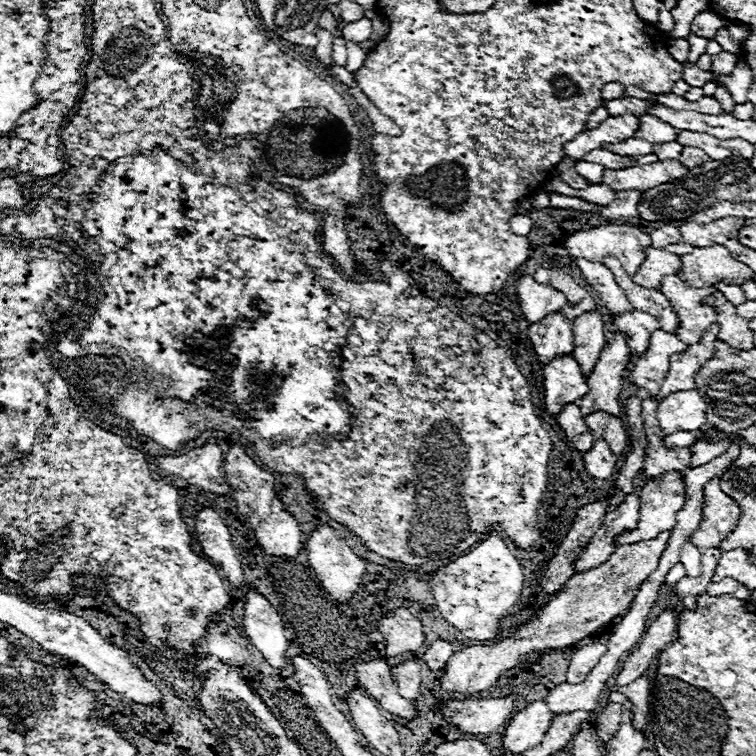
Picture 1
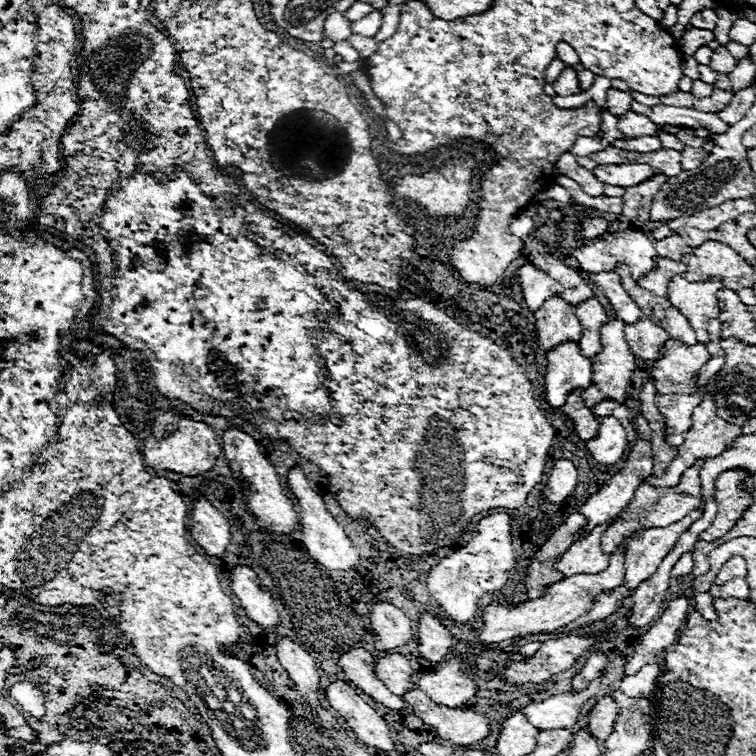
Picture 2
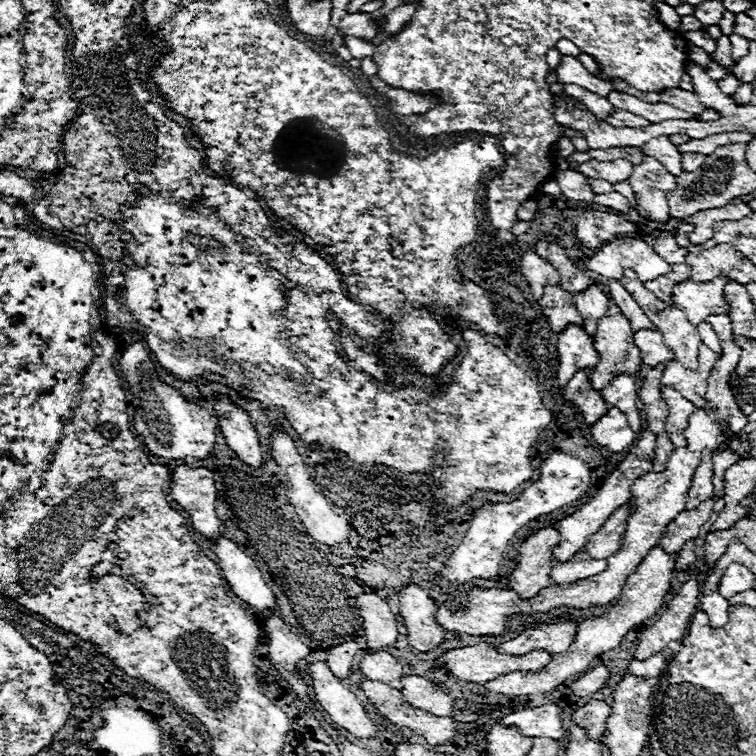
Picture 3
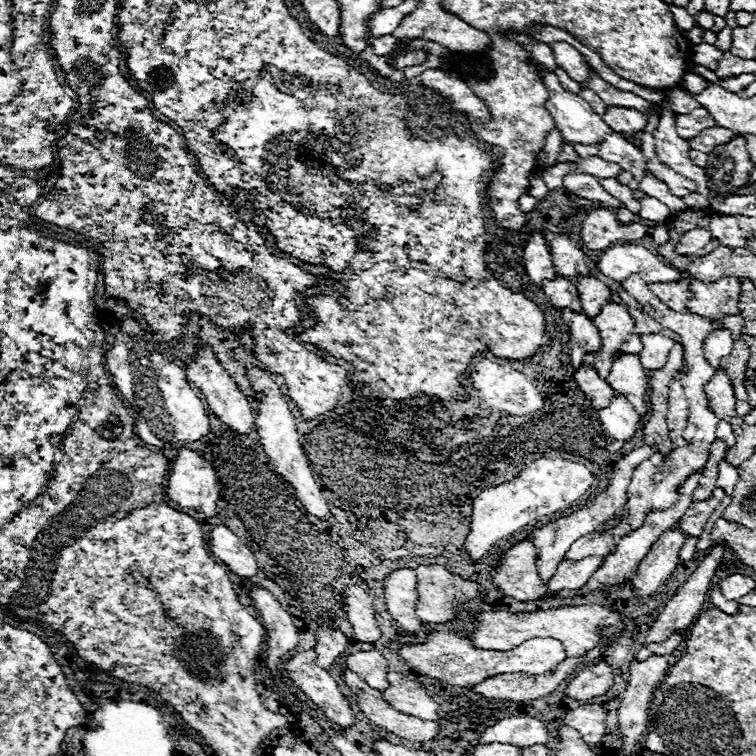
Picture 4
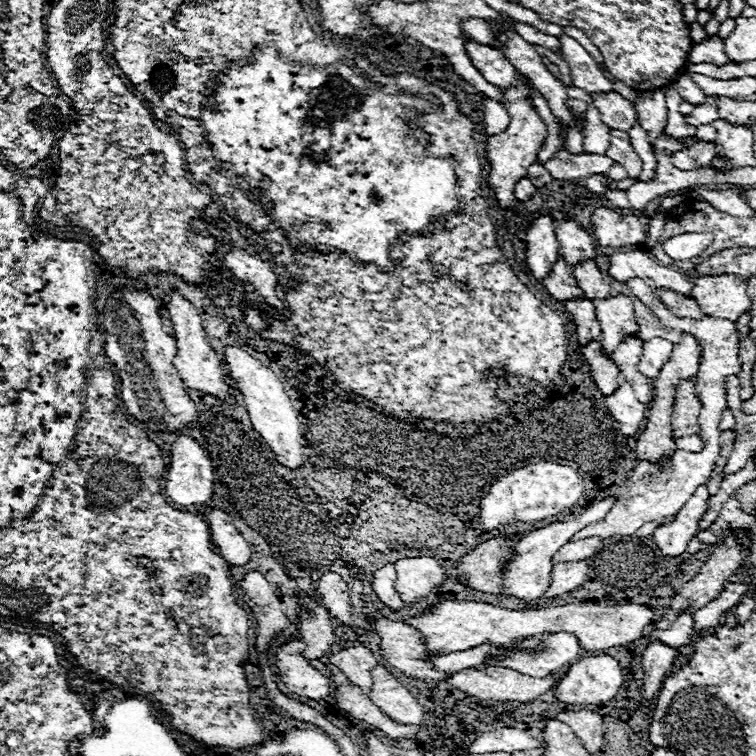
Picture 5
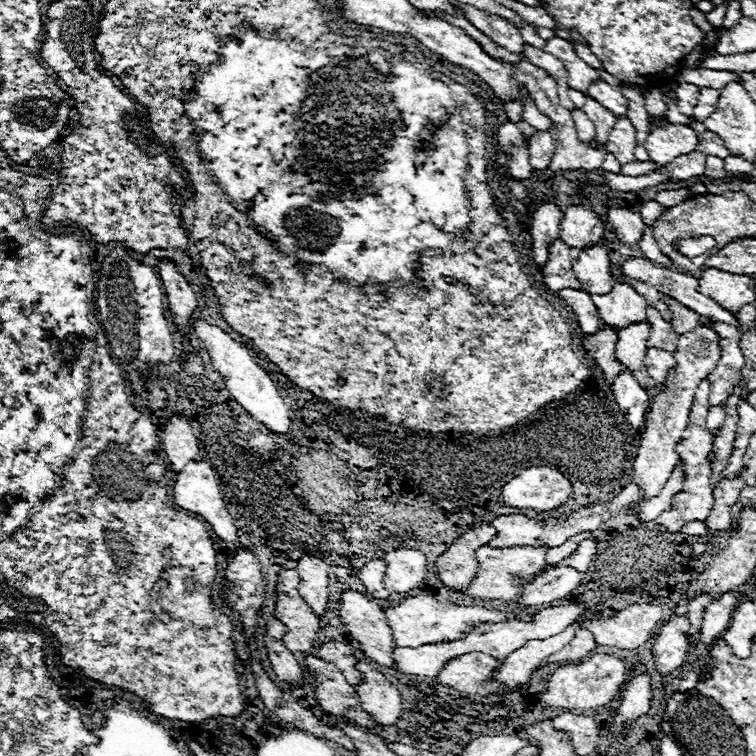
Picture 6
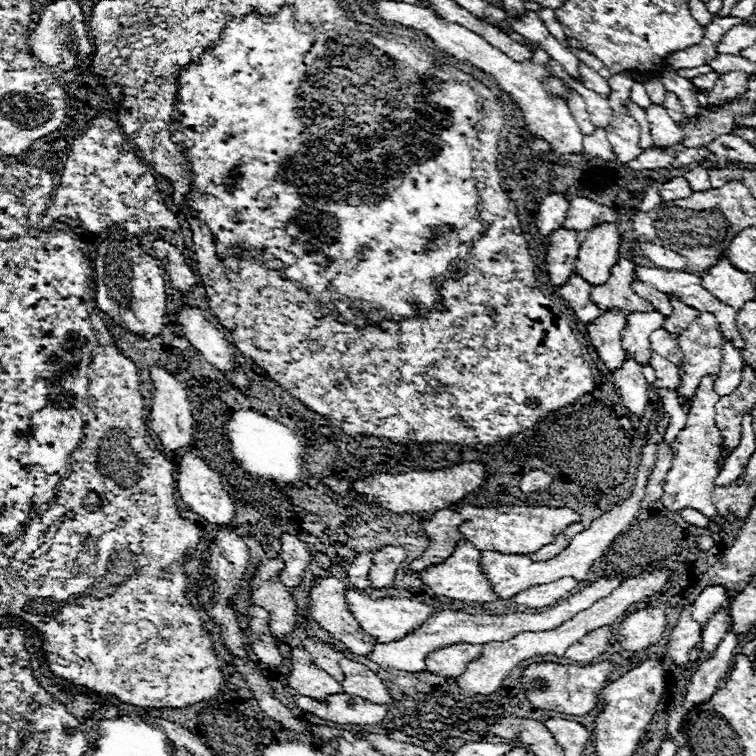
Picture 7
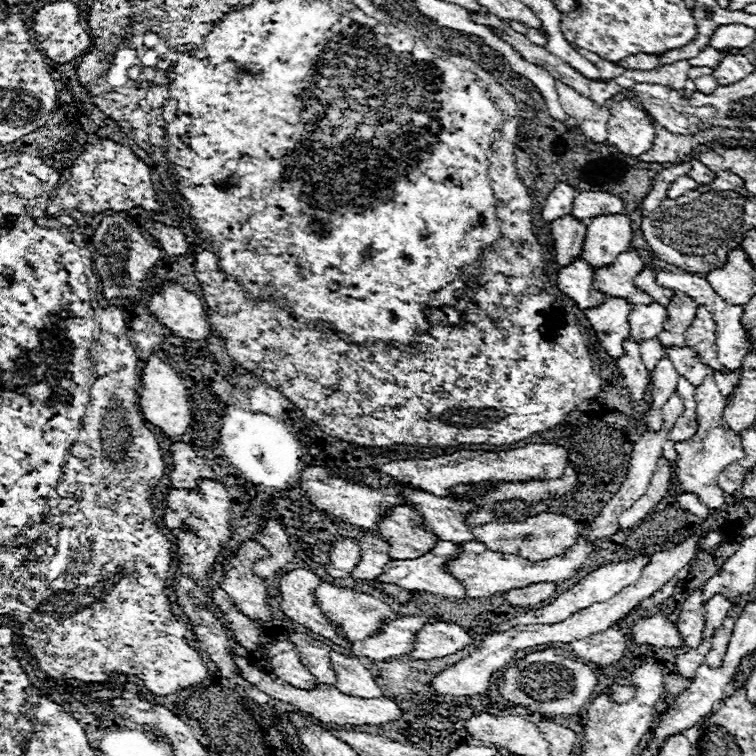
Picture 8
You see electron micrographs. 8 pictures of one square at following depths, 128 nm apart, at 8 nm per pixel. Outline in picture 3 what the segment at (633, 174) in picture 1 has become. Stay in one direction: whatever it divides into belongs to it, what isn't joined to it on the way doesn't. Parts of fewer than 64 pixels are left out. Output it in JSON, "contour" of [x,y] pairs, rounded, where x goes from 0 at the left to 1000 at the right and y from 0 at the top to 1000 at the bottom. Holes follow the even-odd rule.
{"contour":[[[778,212],[775,217],[765,220],[765,228],[770,228],[772,233],[791,235],[791,238],[804,238],[810,243],[831,238],[836,225],[839,225],[839,220],[831,212],[810,212],[810,214]]]}

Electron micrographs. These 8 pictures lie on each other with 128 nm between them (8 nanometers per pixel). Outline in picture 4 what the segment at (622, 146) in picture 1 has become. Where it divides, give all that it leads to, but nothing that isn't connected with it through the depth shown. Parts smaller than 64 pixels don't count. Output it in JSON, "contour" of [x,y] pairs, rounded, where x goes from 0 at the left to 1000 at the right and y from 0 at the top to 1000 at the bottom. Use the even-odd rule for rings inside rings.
{"contour":[[[881,127],[876,132],[876,143],[878,143],[878,151],[873,156],[870,169],[865,172],[870,212],[878,214],[892,228],[897,228],[899,233],[921,241],[921,246],[926,251],[934,251],[937,249],[934,225],[923,222],[913,214],[913,209],[910,209],[910,198],[913,198],[910,185],[897,180],[897,175],[894,175],[894,148],[889,146],[889,138],[884,135]]]}

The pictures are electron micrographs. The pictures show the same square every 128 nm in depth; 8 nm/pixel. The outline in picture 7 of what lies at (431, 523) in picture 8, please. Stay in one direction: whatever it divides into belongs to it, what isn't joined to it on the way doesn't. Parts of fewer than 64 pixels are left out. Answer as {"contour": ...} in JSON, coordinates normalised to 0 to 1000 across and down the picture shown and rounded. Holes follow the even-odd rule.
{"contour":[[[624,667],[601,669],[601,677],[611,680],[619,690],[611,693],[608,709],[627,720],[632,728],[656,728],[656,730],[680,730],[698,733],[720,720],[730,717],[751,693],[767,690],[767,680],[754,672],[725,672],[725,669],[661,669],[661,672],[635,672]]]}

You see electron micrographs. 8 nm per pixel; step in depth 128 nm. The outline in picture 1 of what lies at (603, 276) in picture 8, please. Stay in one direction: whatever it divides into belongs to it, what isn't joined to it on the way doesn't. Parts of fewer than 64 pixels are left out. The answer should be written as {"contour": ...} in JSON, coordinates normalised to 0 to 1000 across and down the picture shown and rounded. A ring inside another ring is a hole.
{"contour":[[[815,439],[799,458],[791,481],[778,497],[778,521],[770,524],[762,534],[772,550],[799,542],[812,550],[823,550],[825,542],[820,537],[820,516],[825,505],[825,495],[833,481],[833,460],[820,439]]]}

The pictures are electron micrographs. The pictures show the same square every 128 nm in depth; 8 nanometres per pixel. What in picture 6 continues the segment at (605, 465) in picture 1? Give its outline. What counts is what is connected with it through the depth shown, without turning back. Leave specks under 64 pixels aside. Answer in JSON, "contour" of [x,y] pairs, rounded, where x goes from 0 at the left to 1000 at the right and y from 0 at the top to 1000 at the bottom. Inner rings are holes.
{"contour":[[[825,489],[810,505],[810,516],[812,516],[812,524],[815,524],[815,532],[817,532],[820,542],[828,548],[831,561],[839,563],[839,566],[847,566],[854,556],[854,542],[857,542],[860,524],[847,511],[841,497],[836,492]]]}

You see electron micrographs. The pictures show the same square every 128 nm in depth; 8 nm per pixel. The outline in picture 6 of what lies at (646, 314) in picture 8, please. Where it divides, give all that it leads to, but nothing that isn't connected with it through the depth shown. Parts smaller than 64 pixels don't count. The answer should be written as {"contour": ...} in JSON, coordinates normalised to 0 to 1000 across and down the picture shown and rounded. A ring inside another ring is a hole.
{"contour":[[[844,426],[844,429],[833,429],[831,434],[820,437],[817,452],[815,452],[815,474],[828,484],[836,487],[839,497],[847,503],[847,508],[857,511],[860,508],[860,497],[857,489],[852,484],[852,471],[857,466],[854,450],[860,444],[862,431],[857,426]]]}

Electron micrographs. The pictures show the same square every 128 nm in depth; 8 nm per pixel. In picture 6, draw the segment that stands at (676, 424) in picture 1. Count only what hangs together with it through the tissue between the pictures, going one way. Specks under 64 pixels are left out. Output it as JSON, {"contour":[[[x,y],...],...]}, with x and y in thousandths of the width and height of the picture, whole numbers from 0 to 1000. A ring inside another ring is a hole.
{"contour":[[[931,500],[926,505],[926,513],[921,516],[910,563],[905,566],[902,582],[894,590],[894,598],[899,603],[899,616],[905,619],[905,648],[897,651],[889,659],[886,675],[876,677],[868,685],[868,690],[876,693],[876,696],[881,696],[886,704],[897,704],[905,696],[905,690],[913,690],[913,688],[934,688],[937,680],[939,680],[939,672],[944,667],[944,659],[942,659],[942,638],[939,638],[939,614],[942,611],[937,608],[937,601],[942,598],[942,571],[934,563],[934,548],[937,548],[937,542],[939,542],[939,508]]]}

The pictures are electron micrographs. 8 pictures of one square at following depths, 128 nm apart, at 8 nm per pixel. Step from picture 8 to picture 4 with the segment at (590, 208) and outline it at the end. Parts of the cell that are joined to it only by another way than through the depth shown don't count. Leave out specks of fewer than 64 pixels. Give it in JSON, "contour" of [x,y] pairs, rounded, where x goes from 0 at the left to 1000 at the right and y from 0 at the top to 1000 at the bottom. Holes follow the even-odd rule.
{"contour":[[[733,310],[733,317],[728,320],[728,333],[738,362],[751,365],[754,370],[759,370],[765,362],[780,362],[778,339],[749,310]]]}

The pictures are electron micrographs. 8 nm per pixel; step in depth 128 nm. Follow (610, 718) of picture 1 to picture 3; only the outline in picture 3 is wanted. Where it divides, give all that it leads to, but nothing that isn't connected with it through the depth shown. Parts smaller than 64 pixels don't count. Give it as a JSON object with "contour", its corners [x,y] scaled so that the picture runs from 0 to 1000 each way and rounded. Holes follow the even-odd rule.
{"contour":[[[786,926],[786,929],[765,937],[754,952],[759,960],[772,963],[780,979],[788,979],[799,971],[804,947],[807,947],[807,934],[796,926]]]}

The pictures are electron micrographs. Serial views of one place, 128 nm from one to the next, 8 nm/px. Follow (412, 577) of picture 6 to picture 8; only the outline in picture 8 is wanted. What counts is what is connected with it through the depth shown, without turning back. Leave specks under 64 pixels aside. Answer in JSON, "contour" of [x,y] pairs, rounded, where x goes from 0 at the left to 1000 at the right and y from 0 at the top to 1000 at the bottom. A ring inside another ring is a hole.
{"contour":[[[484,704],[476,714],[471,714],[471,720],[476,725],[476,743],[466,754],[466,765],[474,765],[474,767],[500,765],[505,759],[508,746],[516,741],[513,717]]]}

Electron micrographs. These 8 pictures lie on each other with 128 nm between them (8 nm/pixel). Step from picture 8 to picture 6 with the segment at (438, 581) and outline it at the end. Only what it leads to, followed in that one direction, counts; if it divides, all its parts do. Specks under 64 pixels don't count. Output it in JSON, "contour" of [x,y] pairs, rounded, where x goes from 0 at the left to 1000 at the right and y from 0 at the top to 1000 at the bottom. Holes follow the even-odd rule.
{"contour":[[[635,722],[630,728],[632,757],[614,786],[622,791],[638,791],[638,794],[667,794],[667,796],[685,794],[688,780],[696,775],[696,770],[688,765],[725,749],[720,741],[722,730],[725,725],[704,725],[704,722],[685,722],[685,725],[667,725],[667,728],[651,728],[646,722]]]}

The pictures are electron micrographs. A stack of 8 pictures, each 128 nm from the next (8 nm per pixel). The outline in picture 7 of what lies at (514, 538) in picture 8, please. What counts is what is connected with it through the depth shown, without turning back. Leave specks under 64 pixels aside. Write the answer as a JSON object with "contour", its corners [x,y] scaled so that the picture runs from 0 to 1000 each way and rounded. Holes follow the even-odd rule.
{"contour":[[[767,690],[754,693],[754,696],[751,696],[751,701],[746,701],[741,709],[735,709],[735,714],[733,714],[733,717],[728,717],[728,720],[717,722],[717,725],[714,725],[714,728],[709,728],[709,730],[701,730],[698,735],[704,735],[704,741],[725,741],[725,738],[730,738],[730,735],[741,733],[741,730],[754,720],[754,712],[757,712],[757,709],[762,709],[762,704],[770,704],[770,701],[772,701],[772,696],[770,696]]]}

